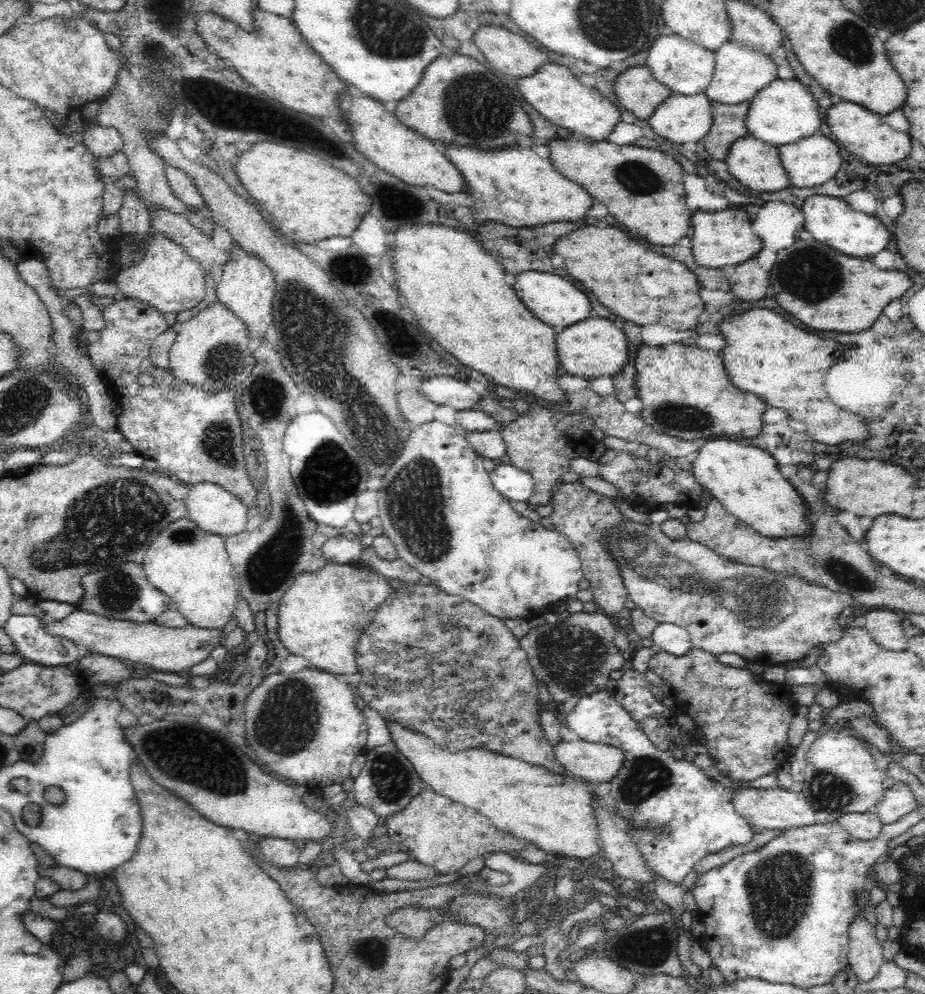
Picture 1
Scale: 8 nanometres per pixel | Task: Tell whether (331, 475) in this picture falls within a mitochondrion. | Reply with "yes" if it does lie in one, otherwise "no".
yes

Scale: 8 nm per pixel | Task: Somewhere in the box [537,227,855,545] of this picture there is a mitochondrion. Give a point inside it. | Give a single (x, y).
(811, 261)

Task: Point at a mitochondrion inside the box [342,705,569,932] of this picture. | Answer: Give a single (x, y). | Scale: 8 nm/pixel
(392, 780)

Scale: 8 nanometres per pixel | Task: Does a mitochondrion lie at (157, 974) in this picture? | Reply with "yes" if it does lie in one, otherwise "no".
no

